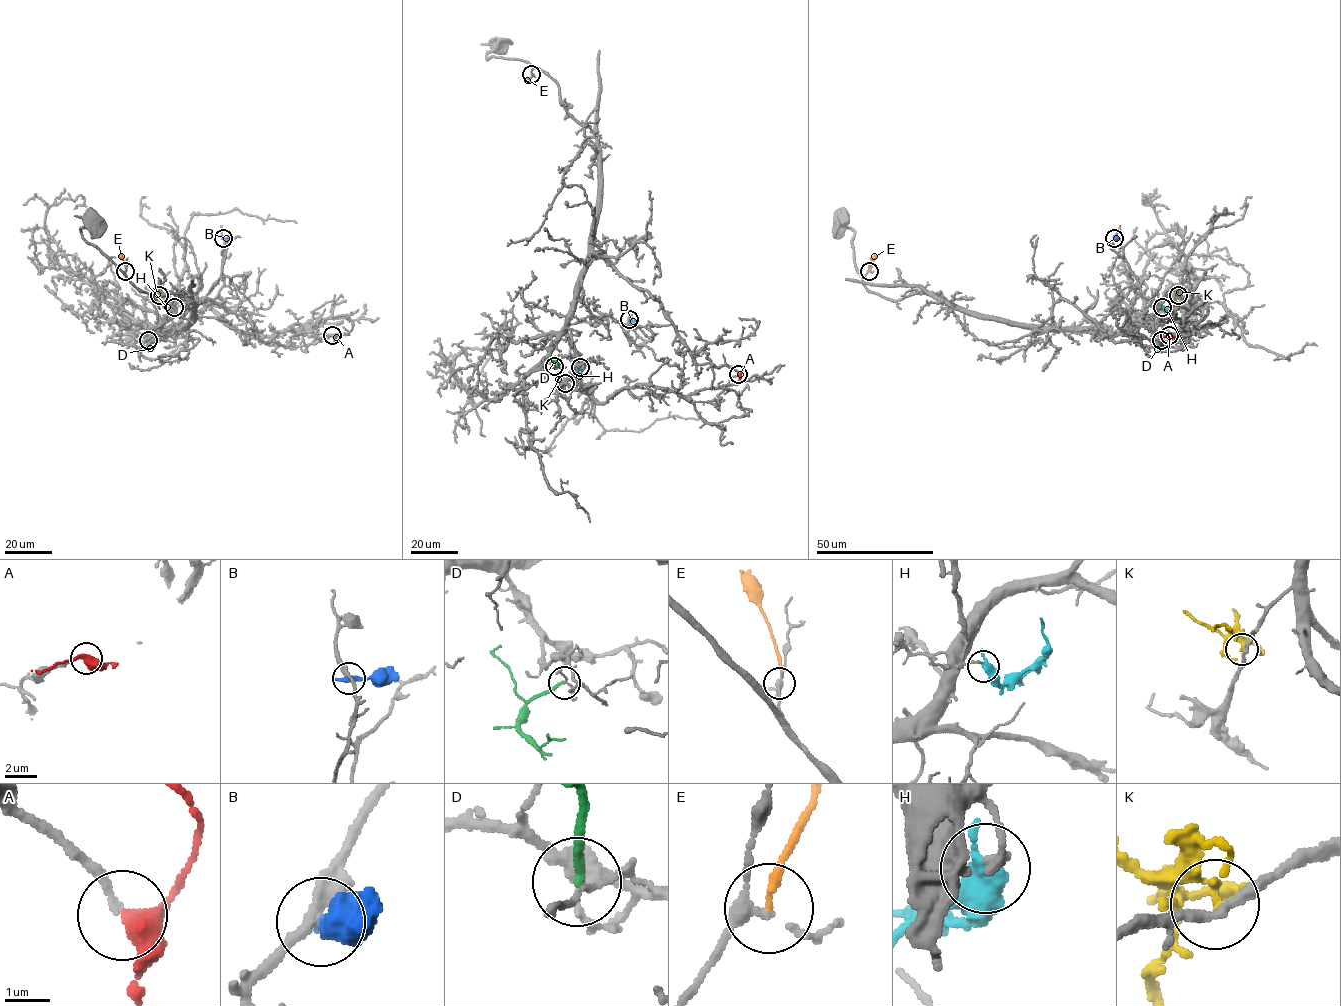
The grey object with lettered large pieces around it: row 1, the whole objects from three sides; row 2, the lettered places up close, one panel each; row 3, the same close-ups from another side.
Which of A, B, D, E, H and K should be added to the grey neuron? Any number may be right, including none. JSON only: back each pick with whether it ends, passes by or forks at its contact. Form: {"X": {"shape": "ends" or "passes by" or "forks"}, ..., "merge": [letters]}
{"A": {"shape": "passes by"}, "merge": ["A"]}

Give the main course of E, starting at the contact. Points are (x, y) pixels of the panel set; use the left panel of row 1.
E: (125, 271), (121, 254)

